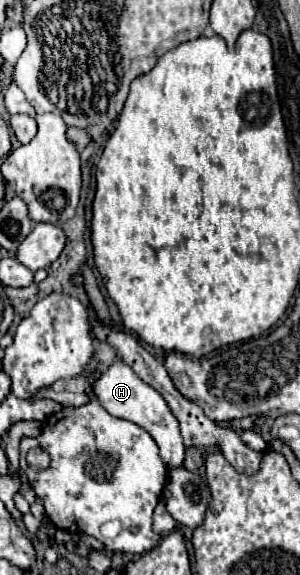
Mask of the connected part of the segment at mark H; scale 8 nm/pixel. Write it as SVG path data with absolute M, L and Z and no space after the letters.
M113 362L107 370L103 370L99 374L99 378L95 378L93 386L93 396L103 404L103 408L117 418L125 418L129 422L135 422L137 426L145 428L153 440L157 442L159 450L161 450L161 458L169 468L179 468L185 456L185 446L181 440L181 432L179 432L179 424L175 420L175 416L171 414L167 402L163 400L163 396L151 388L149 384L145 384L133 370L131 366L119 362Z

